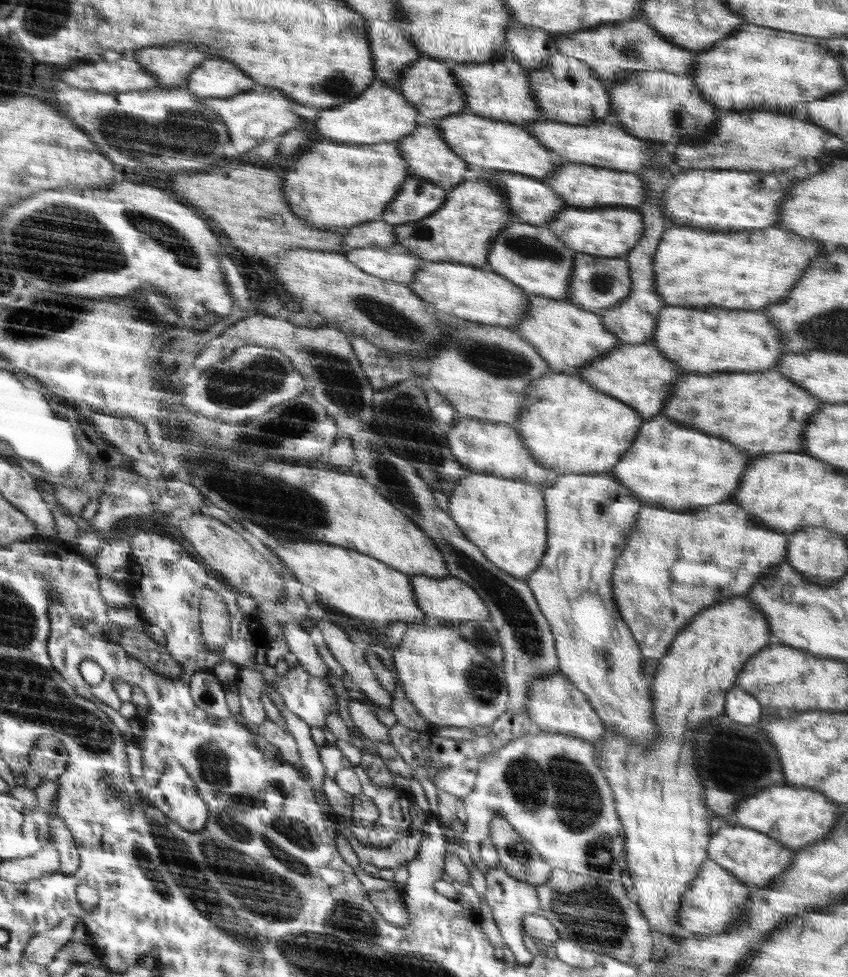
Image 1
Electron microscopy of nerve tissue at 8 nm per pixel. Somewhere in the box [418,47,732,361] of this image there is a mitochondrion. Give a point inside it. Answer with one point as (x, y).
(526, 246)

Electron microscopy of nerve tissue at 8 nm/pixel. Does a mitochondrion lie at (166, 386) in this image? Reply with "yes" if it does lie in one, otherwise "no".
no

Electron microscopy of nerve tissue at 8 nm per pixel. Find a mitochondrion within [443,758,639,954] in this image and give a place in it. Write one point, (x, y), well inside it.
(595, 915)

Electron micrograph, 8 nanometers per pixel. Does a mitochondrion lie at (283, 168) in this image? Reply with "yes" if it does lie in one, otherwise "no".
no

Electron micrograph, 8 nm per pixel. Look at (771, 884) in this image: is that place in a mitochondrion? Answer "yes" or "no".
no

